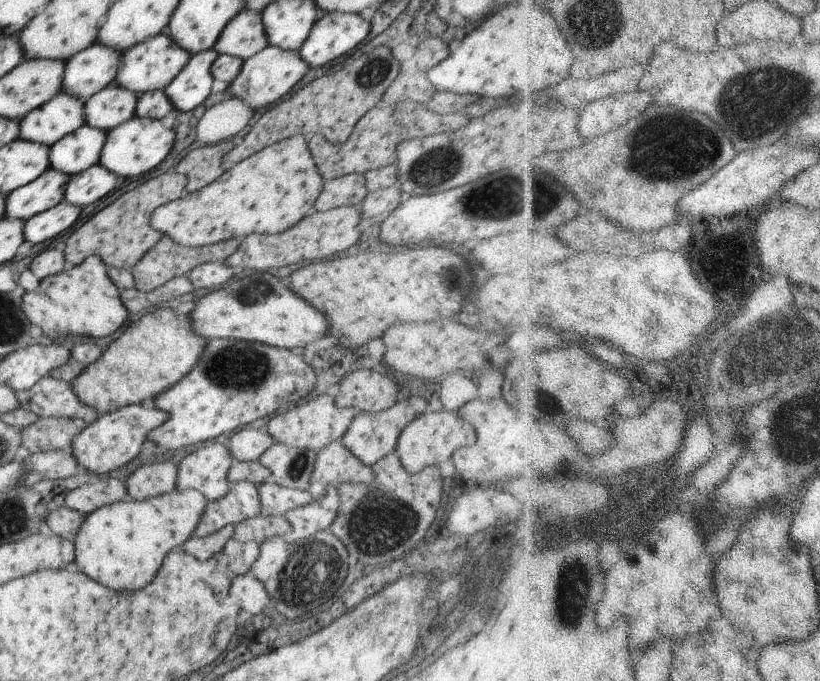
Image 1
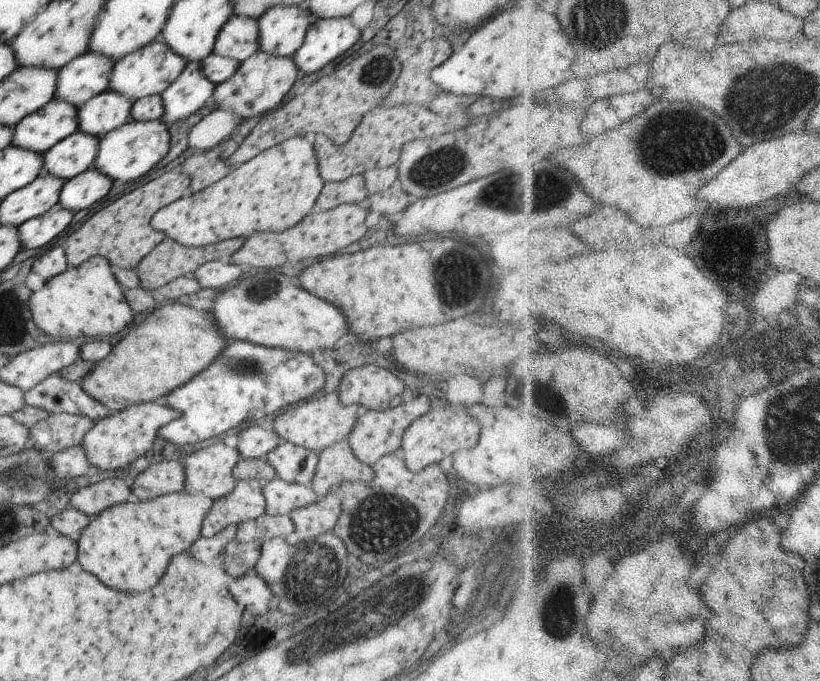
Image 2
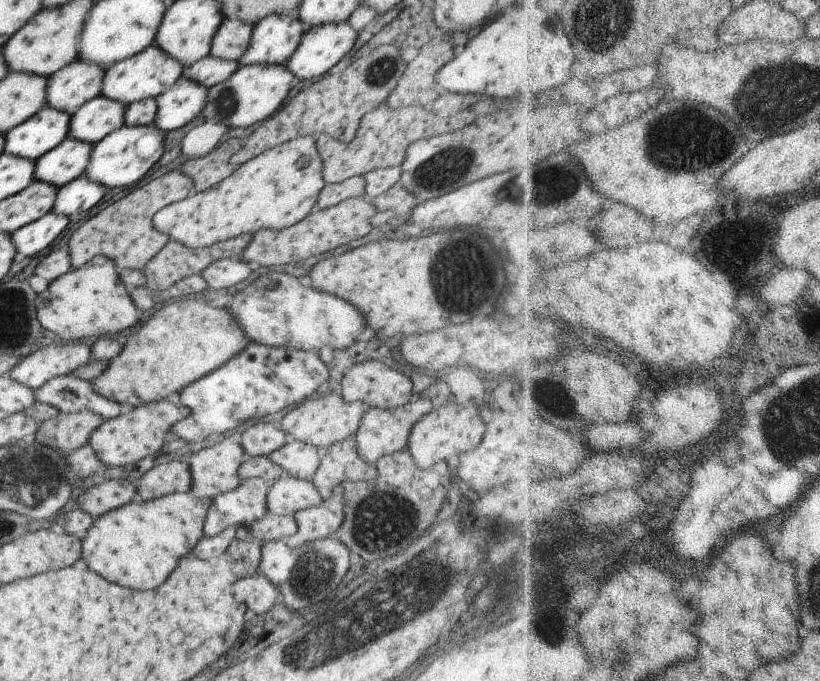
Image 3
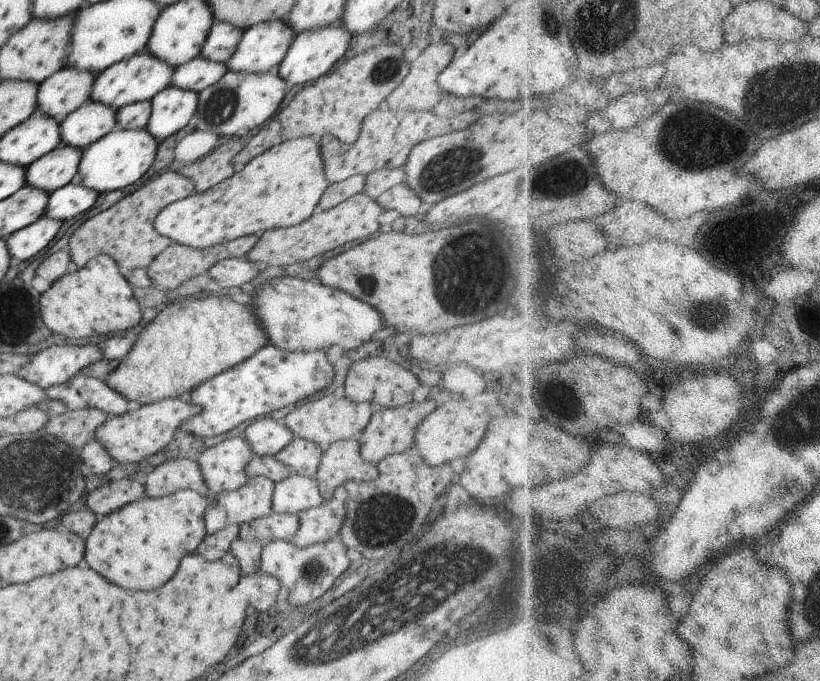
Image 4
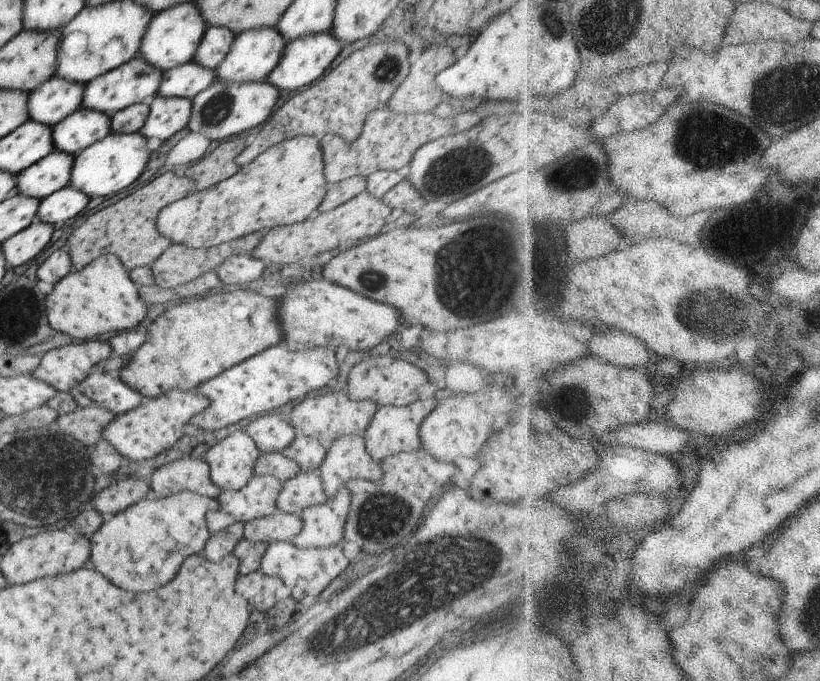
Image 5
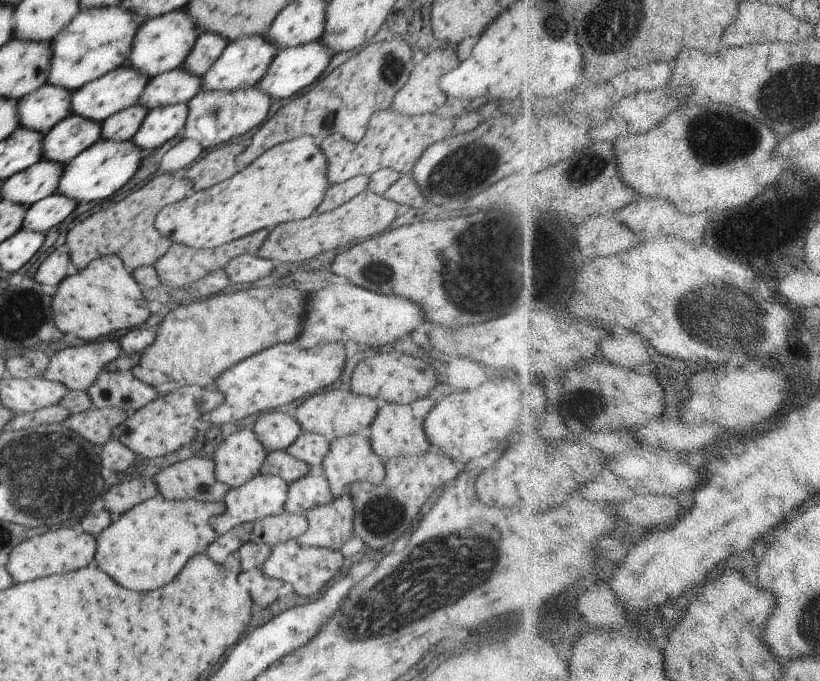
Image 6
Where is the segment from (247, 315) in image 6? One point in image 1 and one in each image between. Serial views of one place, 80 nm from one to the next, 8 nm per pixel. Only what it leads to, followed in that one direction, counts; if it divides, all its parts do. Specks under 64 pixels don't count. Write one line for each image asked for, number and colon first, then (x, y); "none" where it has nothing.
1: (154, 352)
2: (173, 343)
3: (182, 340)
4: (192, 339)
5: (202, 336)

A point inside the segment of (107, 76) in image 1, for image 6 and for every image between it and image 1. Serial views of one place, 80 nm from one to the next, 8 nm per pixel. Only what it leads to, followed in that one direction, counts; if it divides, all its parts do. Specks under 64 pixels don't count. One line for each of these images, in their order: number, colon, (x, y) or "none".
2: (89, 74)
3: (69, 88)
4: (60, 94)
5: (58, 97)
6: (40, 110)

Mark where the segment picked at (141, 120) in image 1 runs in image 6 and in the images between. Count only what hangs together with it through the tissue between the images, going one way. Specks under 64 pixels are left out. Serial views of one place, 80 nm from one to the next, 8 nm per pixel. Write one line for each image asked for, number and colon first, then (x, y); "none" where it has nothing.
2: (127, 152)
3: (122, 158)
4: (122, 157)
5: (101, 170)
6: (92, 176)

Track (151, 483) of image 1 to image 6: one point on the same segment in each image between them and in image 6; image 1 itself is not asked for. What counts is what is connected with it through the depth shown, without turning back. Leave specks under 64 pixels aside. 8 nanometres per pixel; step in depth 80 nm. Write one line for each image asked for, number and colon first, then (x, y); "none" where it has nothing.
2: (164, 477)
3: (172, 477)
4: (179, 474)
5: (185, 474)
6: (194, 478)

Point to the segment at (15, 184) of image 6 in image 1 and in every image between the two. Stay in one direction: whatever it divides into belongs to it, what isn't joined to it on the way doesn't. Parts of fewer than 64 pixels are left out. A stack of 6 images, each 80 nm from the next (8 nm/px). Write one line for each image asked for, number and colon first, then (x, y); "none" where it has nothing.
1: (77, 151)
2: (70, 157)
3: (67, 161)
4: (52, 171)
5: (53, 172)

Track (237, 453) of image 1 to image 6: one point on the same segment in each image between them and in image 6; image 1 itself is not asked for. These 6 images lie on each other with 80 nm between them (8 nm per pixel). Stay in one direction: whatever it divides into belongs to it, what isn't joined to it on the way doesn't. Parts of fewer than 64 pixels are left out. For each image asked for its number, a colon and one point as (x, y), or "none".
2: (253, 443)
3: (259, 440)
4: (266, 437)
5: (272, 434)
6: (276, 431)

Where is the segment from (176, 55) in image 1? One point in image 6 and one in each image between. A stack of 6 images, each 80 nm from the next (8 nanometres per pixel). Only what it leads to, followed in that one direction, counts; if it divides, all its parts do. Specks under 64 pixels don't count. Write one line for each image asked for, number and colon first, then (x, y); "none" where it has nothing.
2: (148, 71)
3: (152, 71)
4: (139, 78)
5: (135, 81)
6: (121, 88)

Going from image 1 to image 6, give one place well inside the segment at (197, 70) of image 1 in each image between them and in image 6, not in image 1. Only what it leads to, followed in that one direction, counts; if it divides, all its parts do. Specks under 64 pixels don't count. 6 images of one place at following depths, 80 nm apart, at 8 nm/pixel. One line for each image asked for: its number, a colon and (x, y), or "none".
2: (191, 91)
3: (181, 103)
4: (172, 109)
5: (167, 115)
6: (161, 124)

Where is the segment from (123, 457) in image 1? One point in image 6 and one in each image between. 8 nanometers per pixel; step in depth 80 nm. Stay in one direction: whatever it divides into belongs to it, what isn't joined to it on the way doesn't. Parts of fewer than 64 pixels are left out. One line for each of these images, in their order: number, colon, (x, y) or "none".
2: (123, 436)
3: (125, 439)
4: (131, 437)
5: (154, 426)
6: (166, 423)

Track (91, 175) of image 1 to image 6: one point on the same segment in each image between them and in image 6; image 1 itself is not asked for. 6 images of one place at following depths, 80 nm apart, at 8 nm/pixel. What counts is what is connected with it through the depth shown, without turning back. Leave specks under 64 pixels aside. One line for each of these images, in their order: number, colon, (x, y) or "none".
2: (80, 192)
3: (81, 194)
4: (72, 199)
5: (68, 202)
6: (49, 212)

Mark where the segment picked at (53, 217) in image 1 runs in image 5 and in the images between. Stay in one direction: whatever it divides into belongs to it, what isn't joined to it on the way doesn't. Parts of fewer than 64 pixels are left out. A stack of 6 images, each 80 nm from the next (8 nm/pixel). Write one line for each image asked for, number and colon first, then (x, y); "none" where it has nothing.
2: (37, 232)
3: (29, 240)
4: (27, 242)
5: (24, 245)

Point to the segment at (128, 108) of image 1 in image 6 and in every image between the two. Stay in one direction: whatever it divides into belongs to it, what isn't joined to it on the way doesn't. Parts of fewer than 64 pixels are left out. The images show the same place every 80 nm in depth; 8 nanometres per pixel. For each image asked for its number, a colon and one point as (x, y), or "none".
2: (108, 110)
3: (101, 115)
4: (90, 122)
5: (78, 130)
6: (67, 138)

